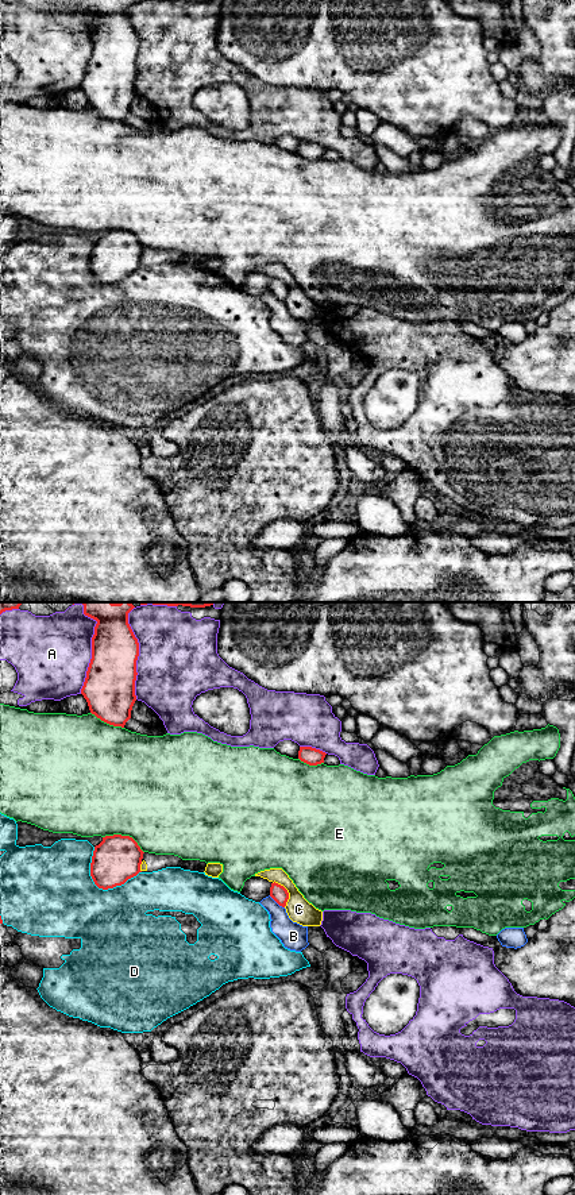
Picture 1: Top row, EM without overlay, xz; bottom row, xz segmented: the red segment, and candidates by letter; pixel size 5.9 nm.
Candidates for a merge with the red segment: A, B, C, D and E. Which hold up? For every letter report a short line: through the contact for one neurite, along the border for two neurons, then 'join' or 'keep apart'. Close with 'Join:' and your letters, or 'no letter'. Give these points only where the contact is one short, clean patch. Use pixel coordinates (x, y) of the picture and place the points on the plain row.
A: keep apart
B: line xz (269, 290), (284, 303); keep apart
C: keep apart
D: keep apart
E: keep apart
Join: no letter

